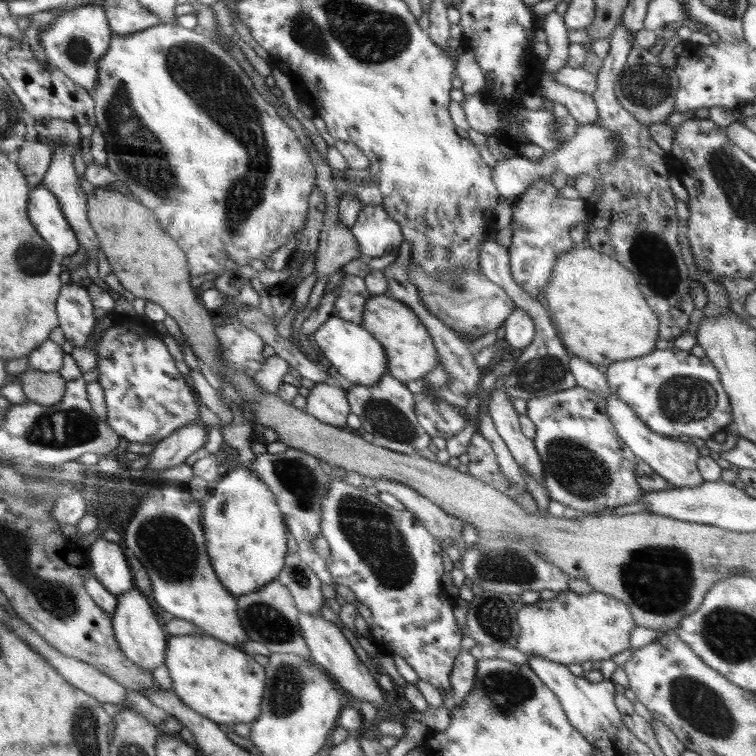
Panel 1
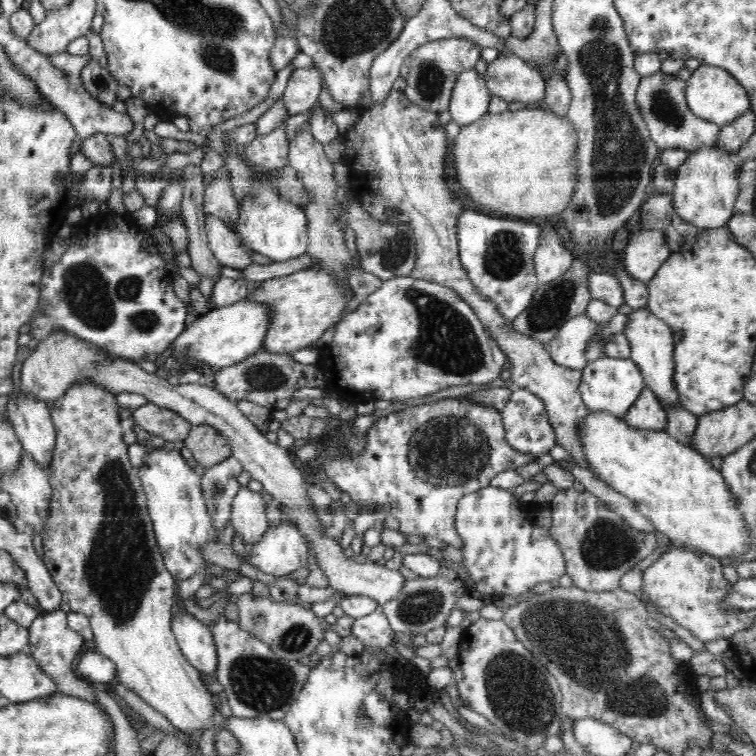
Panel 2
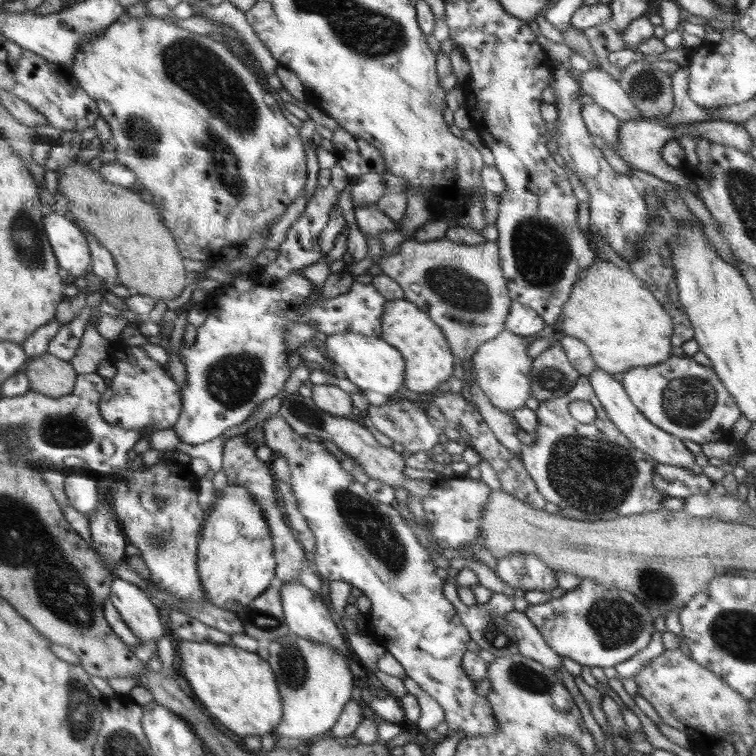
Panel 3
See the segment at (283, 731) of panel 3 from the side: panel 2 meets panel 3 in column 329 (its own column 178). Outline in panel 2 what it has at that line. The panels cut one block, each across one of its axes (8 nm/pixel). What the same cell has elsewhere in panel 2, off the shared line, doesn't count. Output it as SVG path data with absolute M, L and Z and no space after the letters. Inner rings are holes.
M93 382L74 383L74 386L70 386L62 396L56 398L52 408L49 408L50 418L52 423L54 423L54 430L56 431L56 440L53 459L49 466L49 483L52 485L50 518L48 518L44 534L42 534L44 554L41 557L53 582L62 591L60 609L65 613L81 612L89 618L96 651L114 662L119 681L128 690L136 692L146 704L158 710L160 714L164 714L175 730L181 730L181 732L194 735L196 732L204 732L204 730L210 730L211 728L211 730L216 730L217 733L220 730L226 729L227 718L217 708L219 703L217 696L212 694L204 685L206 680L198 672L198 669L189 664L188 660L182 655L171 629L172 606L174 606L178 581L166 570L162 554L158 549L153 525L148 513L147 498L139 477L139 469L128 458L127 444L122 439L121 420L118 418L119 408L120 405L117 403L115 393L108 392Z

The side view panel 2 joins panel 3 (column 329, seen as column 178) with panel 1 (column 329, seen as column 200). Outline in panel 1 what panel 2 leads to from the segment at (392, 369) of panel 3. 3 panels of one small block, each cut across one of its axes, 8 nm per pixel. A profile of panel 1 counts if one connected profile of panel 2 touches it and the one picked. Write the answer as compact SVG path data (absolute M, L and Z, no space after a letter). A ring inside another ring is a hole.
M335 315L328 317L313 335L320 350L320 355L327 359L333 371L342 374L352 383L364 386L376 385L381 376L387 373L387 356L381 342L370 331L356 323L342 320Z

